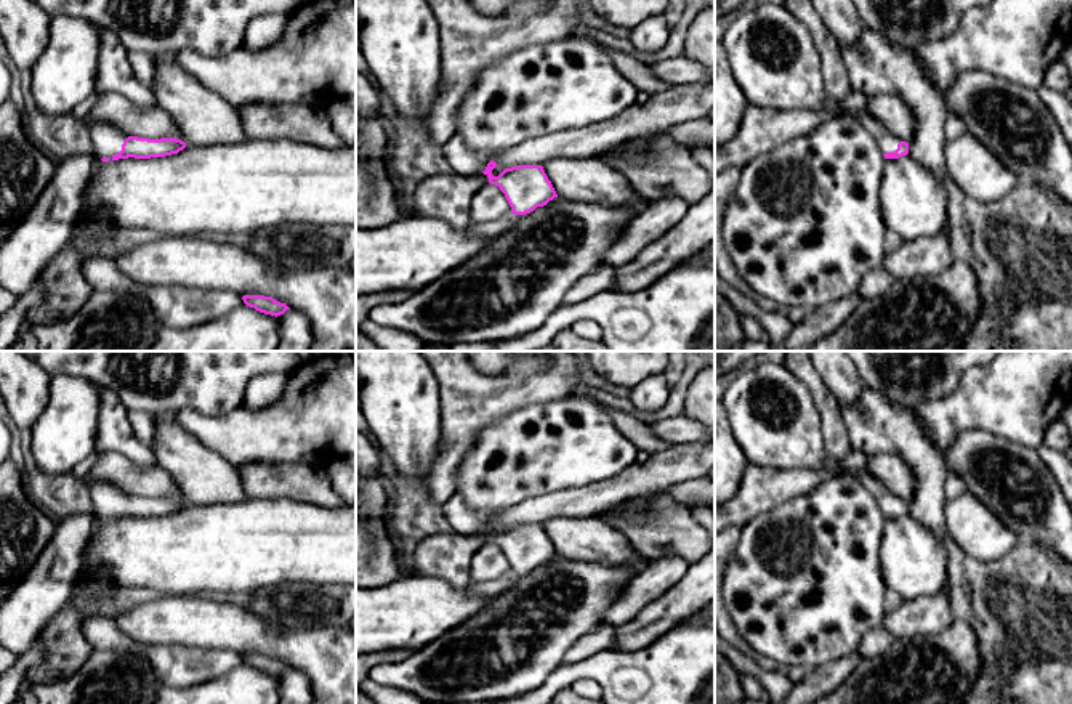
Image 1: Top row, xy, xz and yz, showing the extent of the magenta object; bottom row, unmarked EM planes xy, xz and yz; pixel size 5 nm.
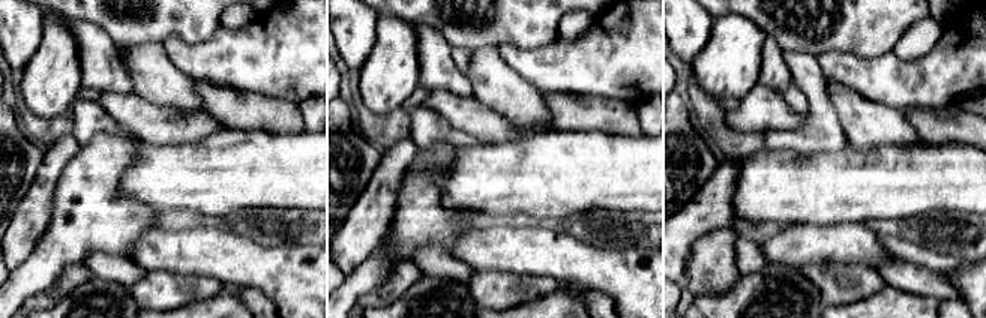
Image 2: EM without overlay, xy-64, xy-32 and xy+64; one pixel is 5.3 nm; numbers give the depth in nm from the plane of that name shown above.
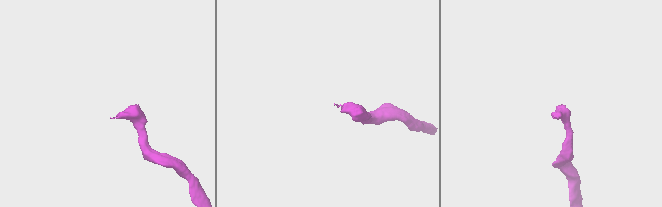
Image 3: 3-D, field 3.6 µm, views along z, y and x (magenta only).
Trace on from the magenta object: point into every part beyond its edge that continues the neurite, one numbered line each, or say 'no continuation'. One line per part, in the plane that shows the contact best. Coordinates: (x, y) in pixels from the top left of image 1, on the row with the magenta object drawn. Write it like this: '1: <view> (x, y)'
1: xy (106, 140)

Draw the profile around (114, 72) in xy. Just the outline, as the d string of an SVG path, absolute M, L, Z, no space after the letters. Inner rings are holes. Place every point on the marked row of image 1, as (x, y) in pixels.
M99 29L98 71L95 87L98 91L114 91L130 99L138 107L151 107L155 104L152 90L139 82L128 53L117 34Z

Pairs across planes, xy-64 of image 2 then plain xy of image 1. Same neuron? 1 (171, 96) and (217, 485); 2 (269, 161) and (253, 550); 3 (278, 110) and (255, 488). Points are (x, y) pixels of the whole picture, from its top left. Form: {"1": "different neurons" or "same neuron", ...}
{"1": "same neuron", "2": "same neuron", "3": "same neuron"}

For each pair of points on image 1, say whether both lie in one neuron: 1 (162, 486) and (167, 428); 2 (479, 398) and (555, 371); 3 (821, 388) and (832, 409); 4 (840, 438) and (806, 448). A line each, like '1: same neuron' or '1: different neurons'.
1: different neurons
2: same neuron
3: same neuron
4: different neurons

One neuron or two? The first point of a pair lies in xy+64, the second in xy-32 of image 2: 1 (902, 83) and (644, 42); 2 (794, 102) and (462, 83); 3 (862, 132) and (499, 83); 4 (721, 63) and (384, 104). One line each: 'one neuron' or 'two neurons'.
1: one neuron
2: one neuron
3: one neuron
4: one neuron

